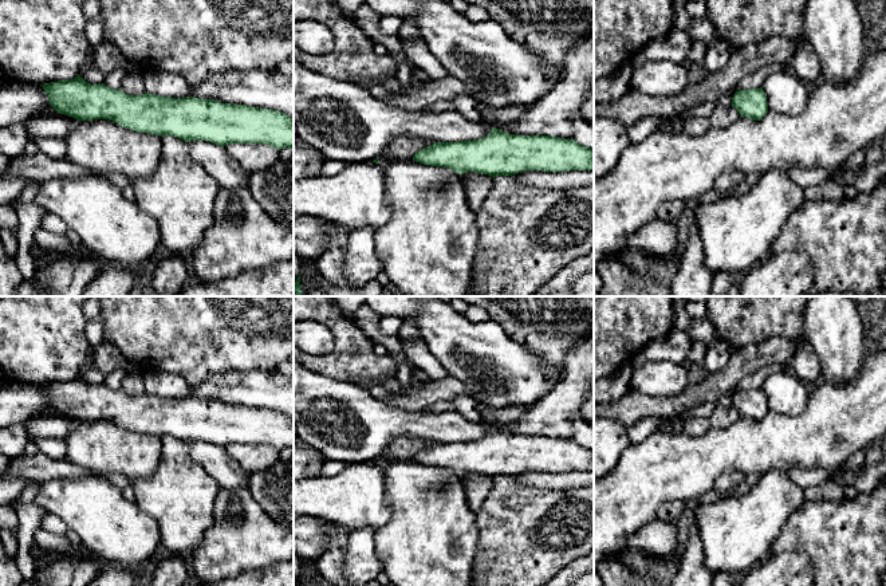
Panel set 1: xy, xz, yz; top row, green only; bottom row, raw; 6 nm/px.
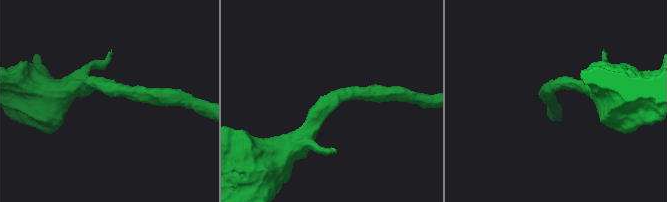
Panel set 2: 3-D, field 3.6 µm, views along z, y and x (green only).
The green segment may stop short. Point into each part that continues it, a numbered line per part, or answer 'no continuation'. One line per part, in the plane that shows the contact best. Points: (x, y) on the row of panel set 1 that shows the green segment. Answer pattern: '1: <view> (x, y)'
no continuation

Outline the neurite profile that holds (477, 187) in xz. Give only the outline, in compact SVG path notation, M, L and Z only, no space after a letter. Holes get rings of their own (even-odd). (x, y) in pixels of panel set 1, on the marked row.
M474 172L464 173L464 189L468 207L477 213L495 185L495 178Z

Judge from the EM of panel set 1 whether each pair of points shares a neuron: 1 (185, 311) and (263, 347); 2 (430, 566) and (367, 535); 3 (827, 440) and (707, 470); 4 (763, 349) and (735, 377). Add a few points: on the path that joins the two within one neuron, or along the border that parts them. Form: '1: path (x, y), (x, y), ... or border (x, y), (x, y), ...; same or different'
1: path (205, 311), (224, 313), (244, 327); same
2: border (375, 530), (375, 551), (382, 569); different
3: path (798, 441), (775, 441), (759, 447), (736, 448); same
4: path (756, 356), (741, 370); same

